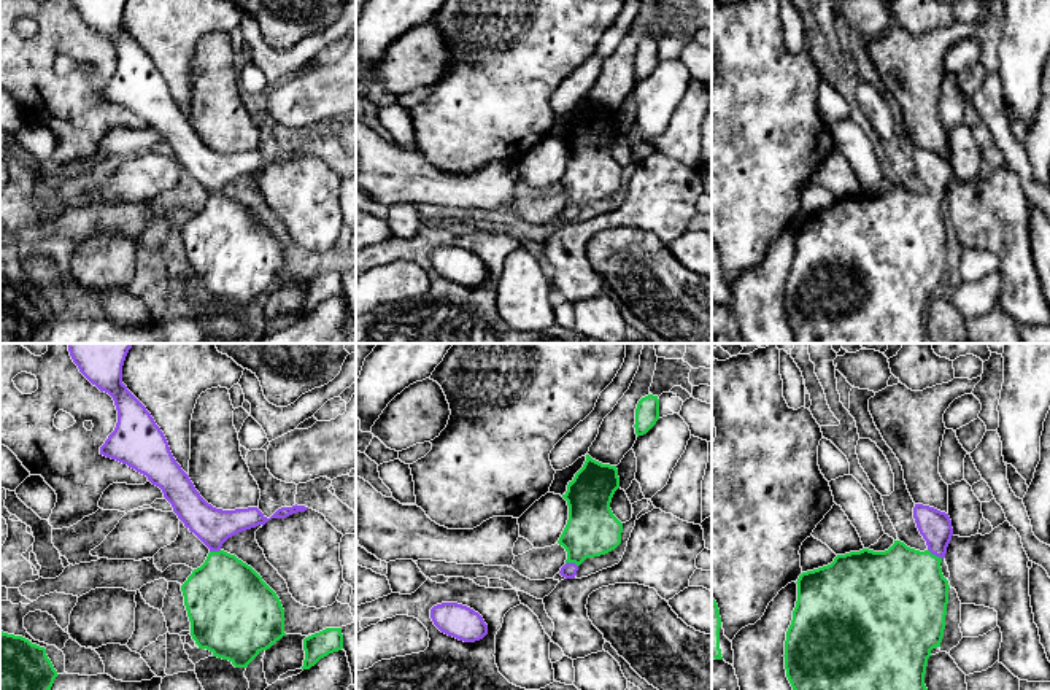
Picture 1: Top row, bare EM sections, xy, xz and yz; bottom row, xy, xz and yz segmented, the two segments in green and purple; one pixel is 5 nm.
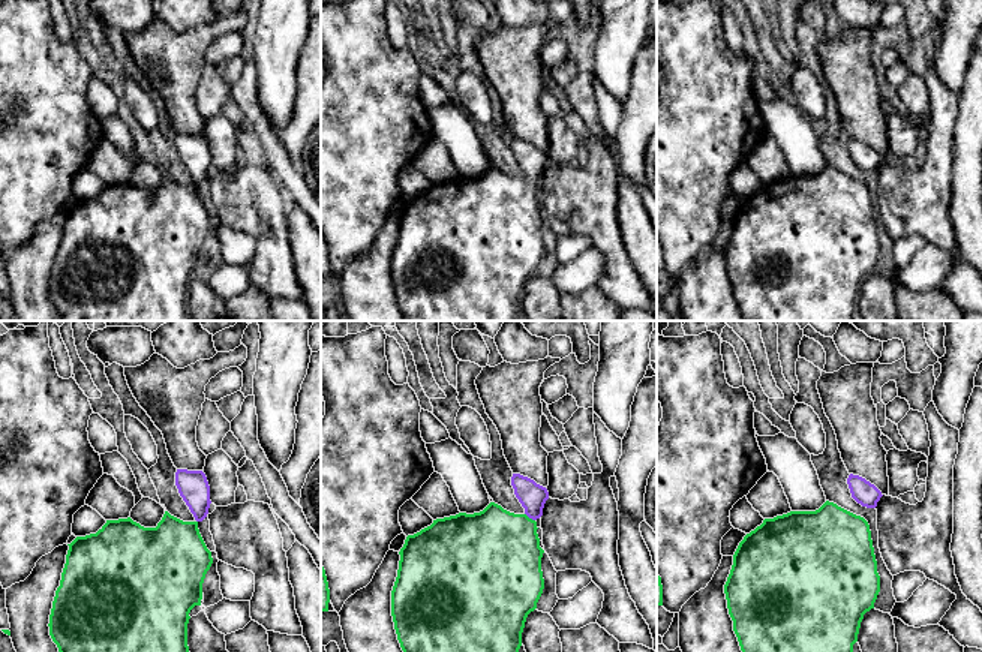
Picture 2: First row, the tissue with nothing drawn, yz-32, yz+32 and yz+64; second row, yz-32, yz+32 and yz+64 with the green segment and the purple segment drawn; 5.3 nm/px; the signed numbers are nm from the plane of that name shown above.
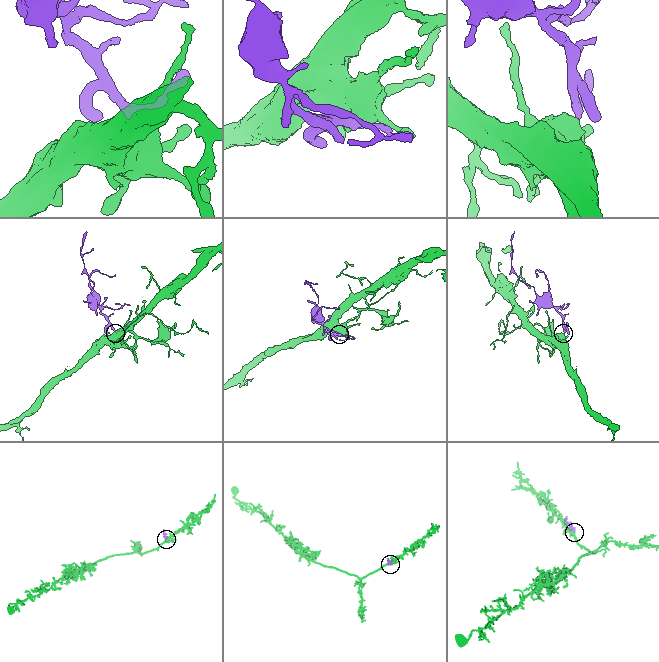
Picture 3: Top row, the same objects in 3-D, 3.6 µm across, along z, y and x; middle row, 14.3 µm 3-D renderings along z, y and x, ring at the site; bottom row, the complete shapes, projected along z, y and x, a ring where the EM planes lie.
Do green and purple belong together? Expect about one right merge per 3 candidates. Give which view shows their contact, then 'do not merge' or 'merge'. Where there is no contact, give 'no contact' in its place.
yz | merge

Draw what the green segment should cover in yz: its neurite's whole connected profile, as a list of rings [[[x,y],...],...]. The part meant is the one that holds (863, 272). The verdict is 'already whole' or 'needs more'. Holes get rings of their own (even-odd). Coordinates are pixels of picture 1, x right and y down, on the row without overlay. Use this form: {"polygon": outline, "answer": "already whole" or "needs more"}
{"polygon": [[[915,148],[913,162],[928,192],[907,191],[901,184],[885,196],[863,192],[837,199],[828,210],[802,216],[797,245],[785,285],[786,321],[796,343],[925,343],[925,318],[931,294],[940,291],[948,248],[948,224],[940,207],[953,180],[948,157]]], "answer": "needs more"}

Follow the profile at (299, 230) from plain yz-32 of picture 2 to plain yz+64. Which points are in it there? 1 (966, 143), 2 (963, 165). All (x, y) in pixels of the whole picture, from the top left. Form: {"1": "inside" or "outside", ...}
{"1": "inside", "2": "inside"}

